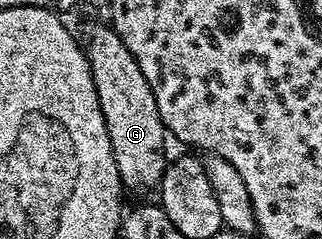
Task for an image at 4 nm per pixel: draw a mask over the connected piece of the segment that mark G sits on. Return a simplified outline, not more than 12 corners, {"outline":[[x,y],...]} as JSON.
{"outline":[[120,35],[84,52],[127,190],[161,186],[168,134]]}

